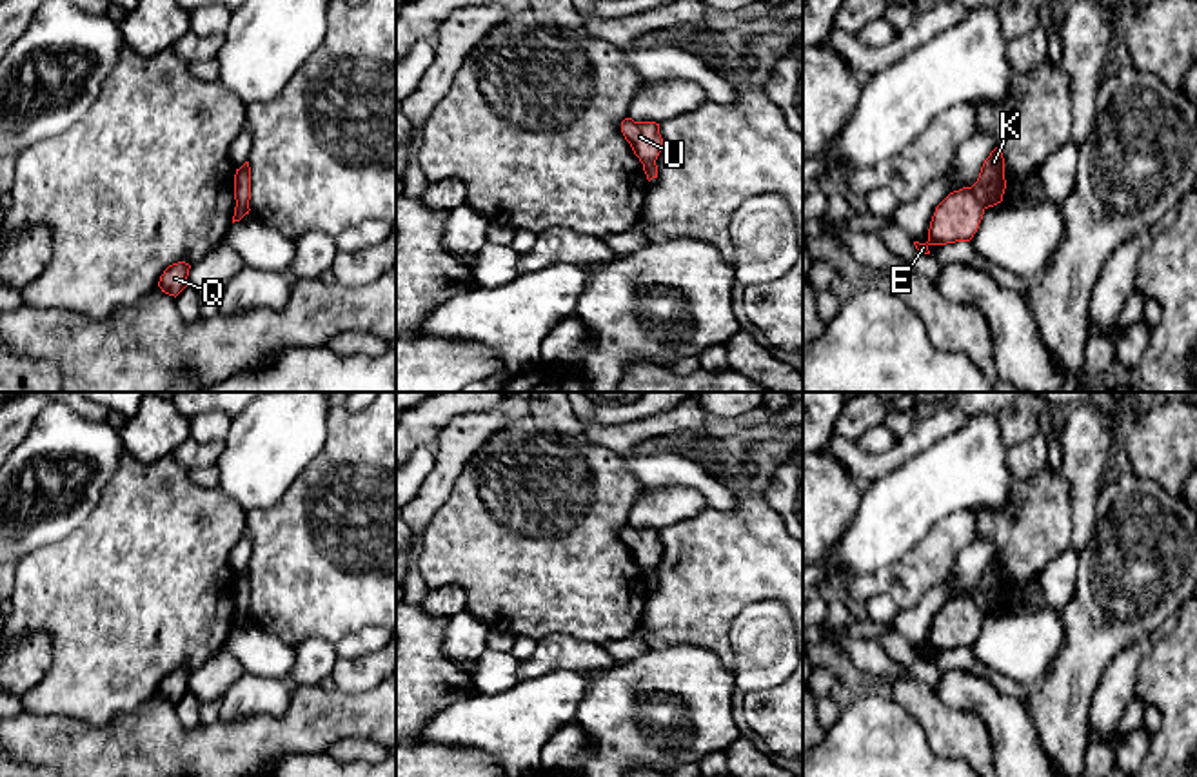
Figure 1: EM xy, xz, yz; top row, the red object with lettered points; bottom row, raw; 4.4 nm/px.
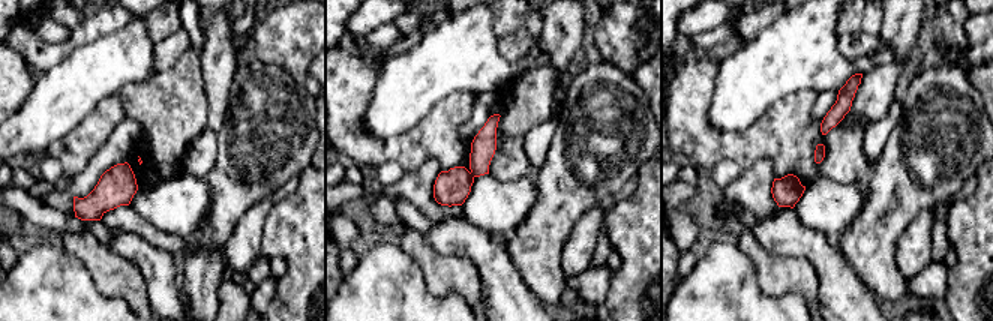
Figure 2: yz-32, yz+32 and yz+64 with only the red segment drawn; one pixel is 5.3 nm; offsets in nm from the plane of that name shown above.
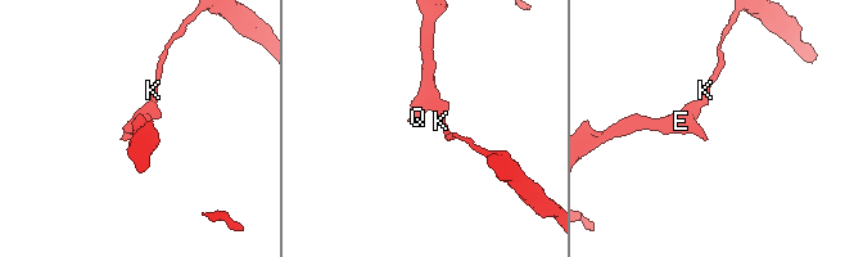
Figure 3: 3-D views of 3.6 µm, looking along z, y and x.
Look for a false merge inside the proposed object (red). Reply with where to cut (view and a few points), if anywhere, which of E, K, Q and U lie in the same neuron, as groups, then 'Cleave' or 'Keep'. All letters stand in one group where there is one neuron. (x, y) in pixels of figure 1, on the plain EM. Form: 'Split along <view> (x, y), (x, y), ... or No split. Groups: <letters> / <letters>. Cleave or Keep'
Split along yz (970, 594), (985, 614). Groups: E Q U / K. Cleave

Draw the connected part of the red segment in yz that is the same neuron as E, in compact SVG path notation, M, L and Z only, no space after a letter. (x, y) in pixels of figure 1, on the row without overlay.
M972 594L950 599L937 614L930 628L928 648L914 648L919 659L930 661L930 652L970 648L979 635L984 614Z

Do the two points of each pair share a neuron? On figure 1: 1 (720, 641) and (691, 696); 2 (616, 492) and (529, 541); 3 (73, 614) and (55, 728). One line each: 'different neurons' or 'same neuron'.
1: different neurons
2: same neuron
3: different neurons

